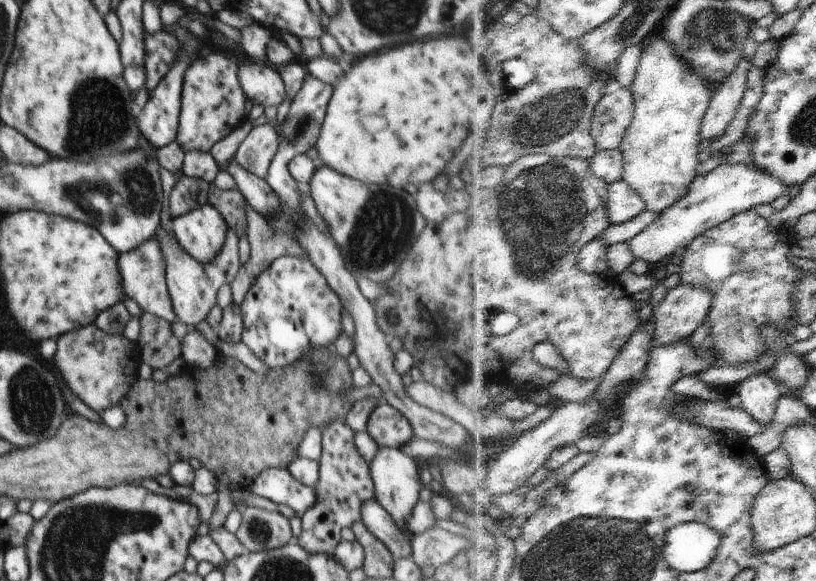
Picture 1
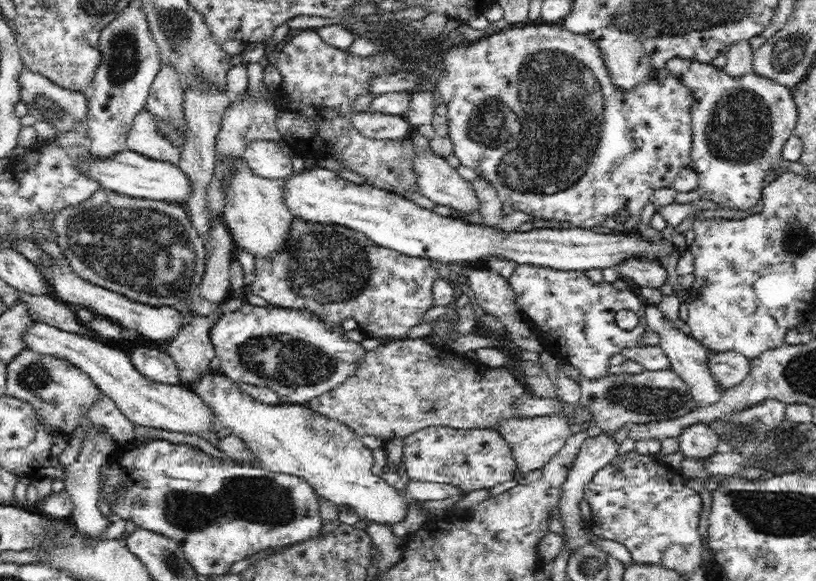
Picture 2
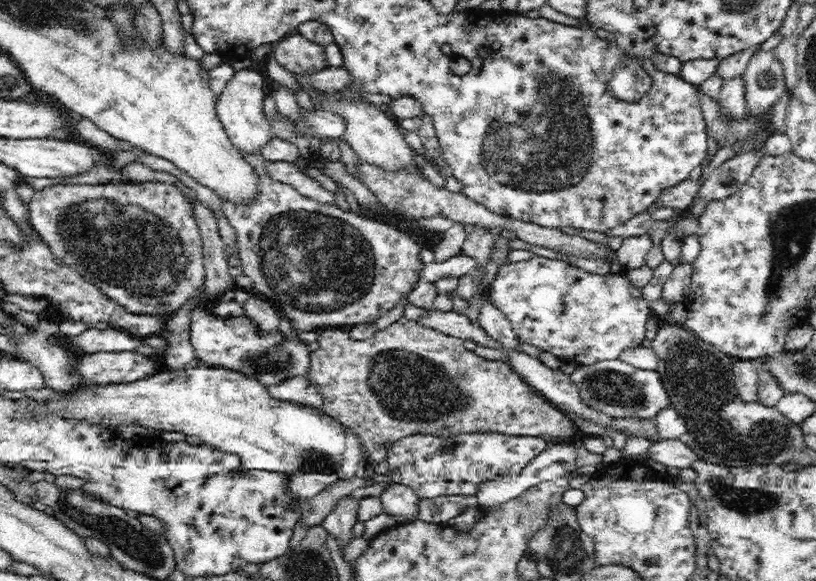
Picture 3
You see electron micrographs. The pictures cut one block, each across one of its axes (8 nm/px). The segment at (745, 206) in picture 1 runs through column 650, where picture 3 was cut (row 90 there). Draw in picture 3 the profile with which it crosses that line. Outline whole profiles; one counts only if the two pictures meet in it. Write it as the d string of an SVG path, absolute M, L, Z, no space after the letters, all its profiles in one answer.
M243 67L237 71L230 86L217 100L217 113L230 136L230 141L246 157L262 156L264 150L270 146L270 142L275 138L270 120L266 118L264 109L262 109L262 101L265 96L264 76L256 70L252 70L251 67Z

